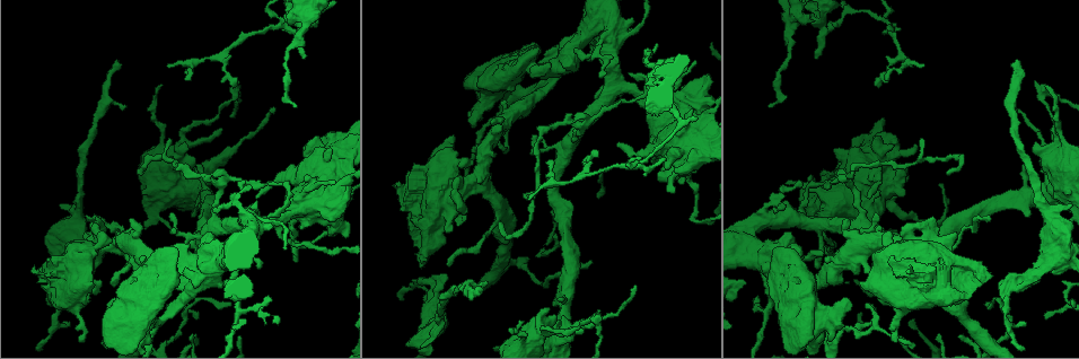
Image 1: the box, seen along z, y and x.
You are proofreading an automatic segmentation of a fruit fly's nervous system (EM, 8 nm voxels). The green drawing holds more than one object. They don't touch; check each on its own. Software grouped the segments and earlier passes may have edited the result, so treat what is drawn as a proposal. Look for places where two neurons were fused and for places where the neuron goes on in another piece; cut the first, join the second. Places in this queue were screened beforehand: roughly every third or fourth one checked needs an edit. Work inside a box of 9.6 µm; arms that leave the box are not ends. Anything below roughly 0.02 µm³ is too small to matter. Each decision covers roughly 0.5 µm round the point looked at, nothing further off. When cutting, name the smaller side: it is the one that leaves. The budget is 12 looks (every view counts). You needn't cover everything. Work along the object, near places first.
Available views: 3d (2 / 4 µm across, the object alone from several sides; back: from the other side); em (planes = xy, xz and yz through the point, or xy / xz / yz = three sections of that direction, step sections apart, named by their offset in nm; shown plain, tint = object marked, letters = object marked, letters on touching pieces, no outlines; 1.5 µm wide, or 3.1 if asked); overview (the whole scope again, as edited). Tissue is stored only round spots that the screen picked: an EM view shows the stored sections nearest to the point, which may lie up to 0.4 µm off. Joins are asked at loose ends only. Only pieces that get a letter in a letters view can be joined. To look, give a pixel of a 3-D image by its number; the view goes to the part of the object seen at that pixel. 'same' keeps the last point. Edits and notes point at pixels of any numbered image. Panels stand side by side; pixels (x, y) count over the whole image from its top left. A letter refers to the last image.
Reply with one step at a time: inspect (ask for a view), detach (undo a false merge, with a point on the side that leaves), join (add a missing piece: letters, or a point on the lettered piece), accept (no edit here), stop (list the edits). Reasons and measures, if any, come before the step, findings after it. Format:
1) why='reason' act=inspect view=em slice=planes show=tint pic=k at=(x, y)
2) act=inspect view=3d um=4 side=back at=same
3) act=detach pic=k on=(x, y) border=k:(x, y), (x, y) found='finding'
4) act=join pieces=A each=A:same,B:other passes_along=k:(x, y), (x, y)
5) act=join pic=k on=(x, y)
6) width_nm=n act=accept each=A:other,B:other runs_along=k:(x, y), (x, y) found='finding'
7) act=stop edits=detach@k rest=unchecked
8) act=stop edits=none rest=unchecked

why='branch stops here' act=inspect view=3d um=2 pic=1 at=(1018, 62)

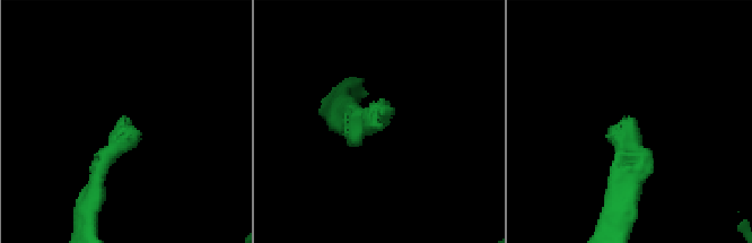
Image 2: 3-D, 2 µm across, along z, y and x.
why='shape alone is not enough' act=inspect view=em slice=planes show=letters pic=2 at=(634, 123)

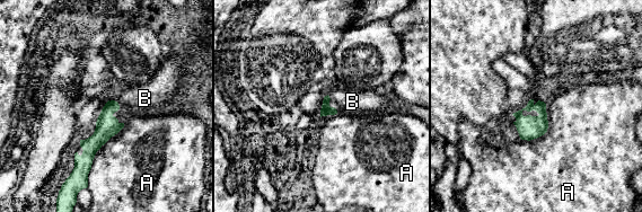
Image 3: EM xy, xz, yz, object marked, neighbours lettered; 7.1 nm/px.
act=join pieces=B each=A:other,B:same passes_along=3:(326, 109), (328, 97), (352, 102) found='it goes on there'

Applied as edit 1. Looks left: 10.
why='see it whole again' act=inspect view=overview

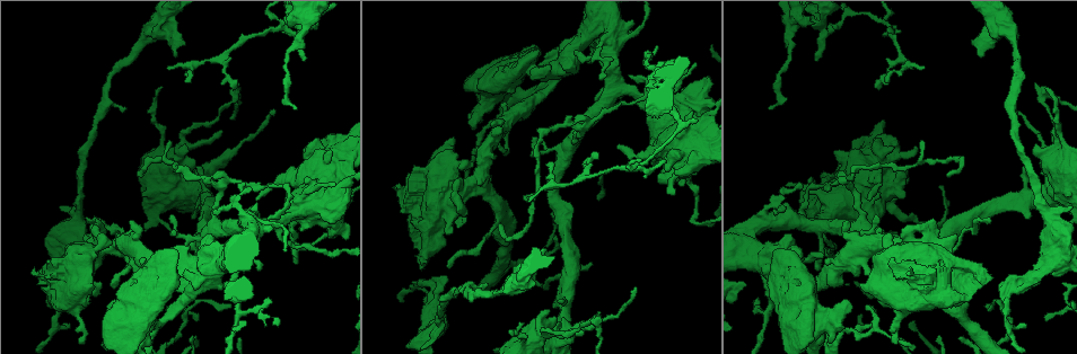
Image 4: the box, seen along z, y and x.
why='branch stops here' act=inspect view=em slice=planes show=letters pic=4 at=(170, 229)

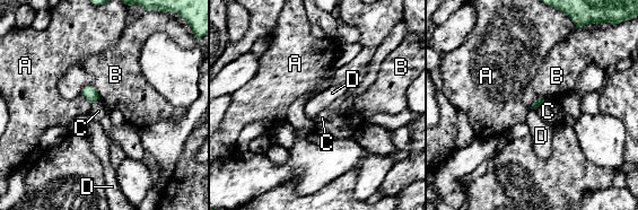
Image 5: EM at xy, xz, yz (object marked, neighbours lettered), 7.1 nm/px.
act=accept each=A:other,B:other,C:other,D:other border=5:(80, 89), (90, 85), (99, 98) found='no lettered piece goes on from it'

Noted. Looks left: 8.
why='stops while still wide' act=inspect view=3d um=4 pic=4 at=(458, 227)

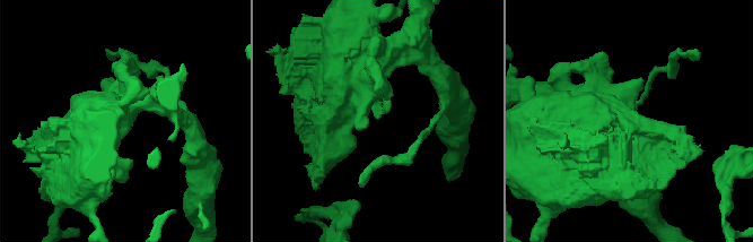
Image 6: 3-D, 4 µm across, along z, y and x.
act=inspect view=em slice=xz step=4 show=tint pic=6 at=(377, 119)

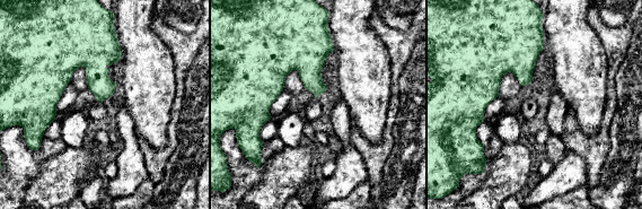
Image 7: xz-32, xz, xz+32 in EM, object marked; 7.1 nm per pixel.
why='what lies round it' act=inspect view=em slice=xz step=4 show=letters at=same

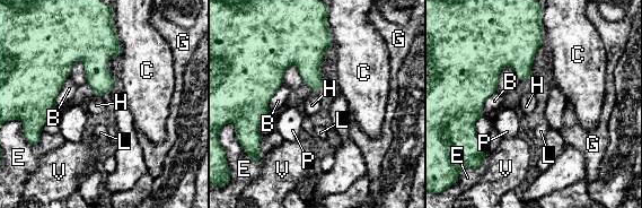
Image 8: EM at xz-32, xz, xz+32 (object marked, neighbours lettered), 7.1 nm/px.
act=accept each=B:other,C:other,E:other,G:other,H:other,L:other,P:other,V:other found='no lettered piece goes on from it'

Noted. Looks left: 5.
why='abrupt turn' act=inspect view=3d um=2 pic=4 at=(873, 330)

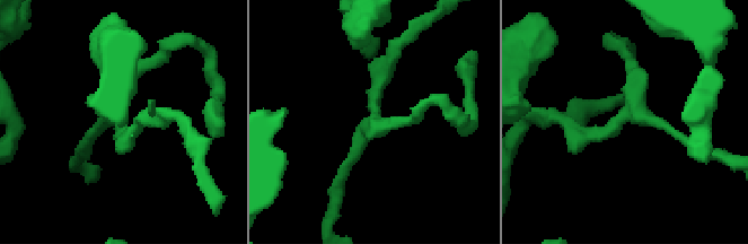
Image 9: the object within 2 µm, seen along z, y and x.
act=inspect view=em slice=xy step=8 show=tint pic=9 at=(620, 118)

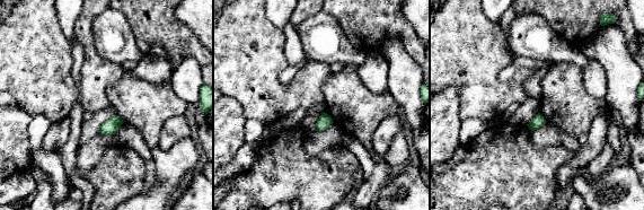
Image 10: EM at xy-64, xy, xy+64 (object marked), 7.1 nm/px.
why='cut it another way' act=inspect view=em slice=planes show=letters at=same

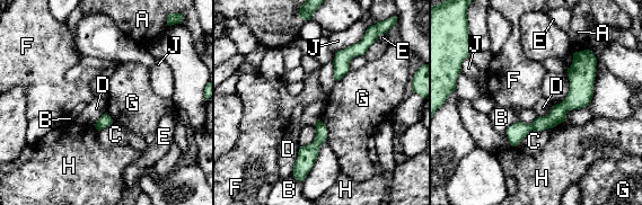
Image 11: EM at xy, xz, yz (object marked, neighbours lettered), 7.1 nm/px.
act=accept each=A:other,B:other,C:other,D:other,E:other,F:other,G:other,H:other,J:other border=11:(319, 119), (326, 128), (327, 140) found='one neuron here'

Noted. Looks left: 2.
act=stop edits=join@3 rest=unchecked

